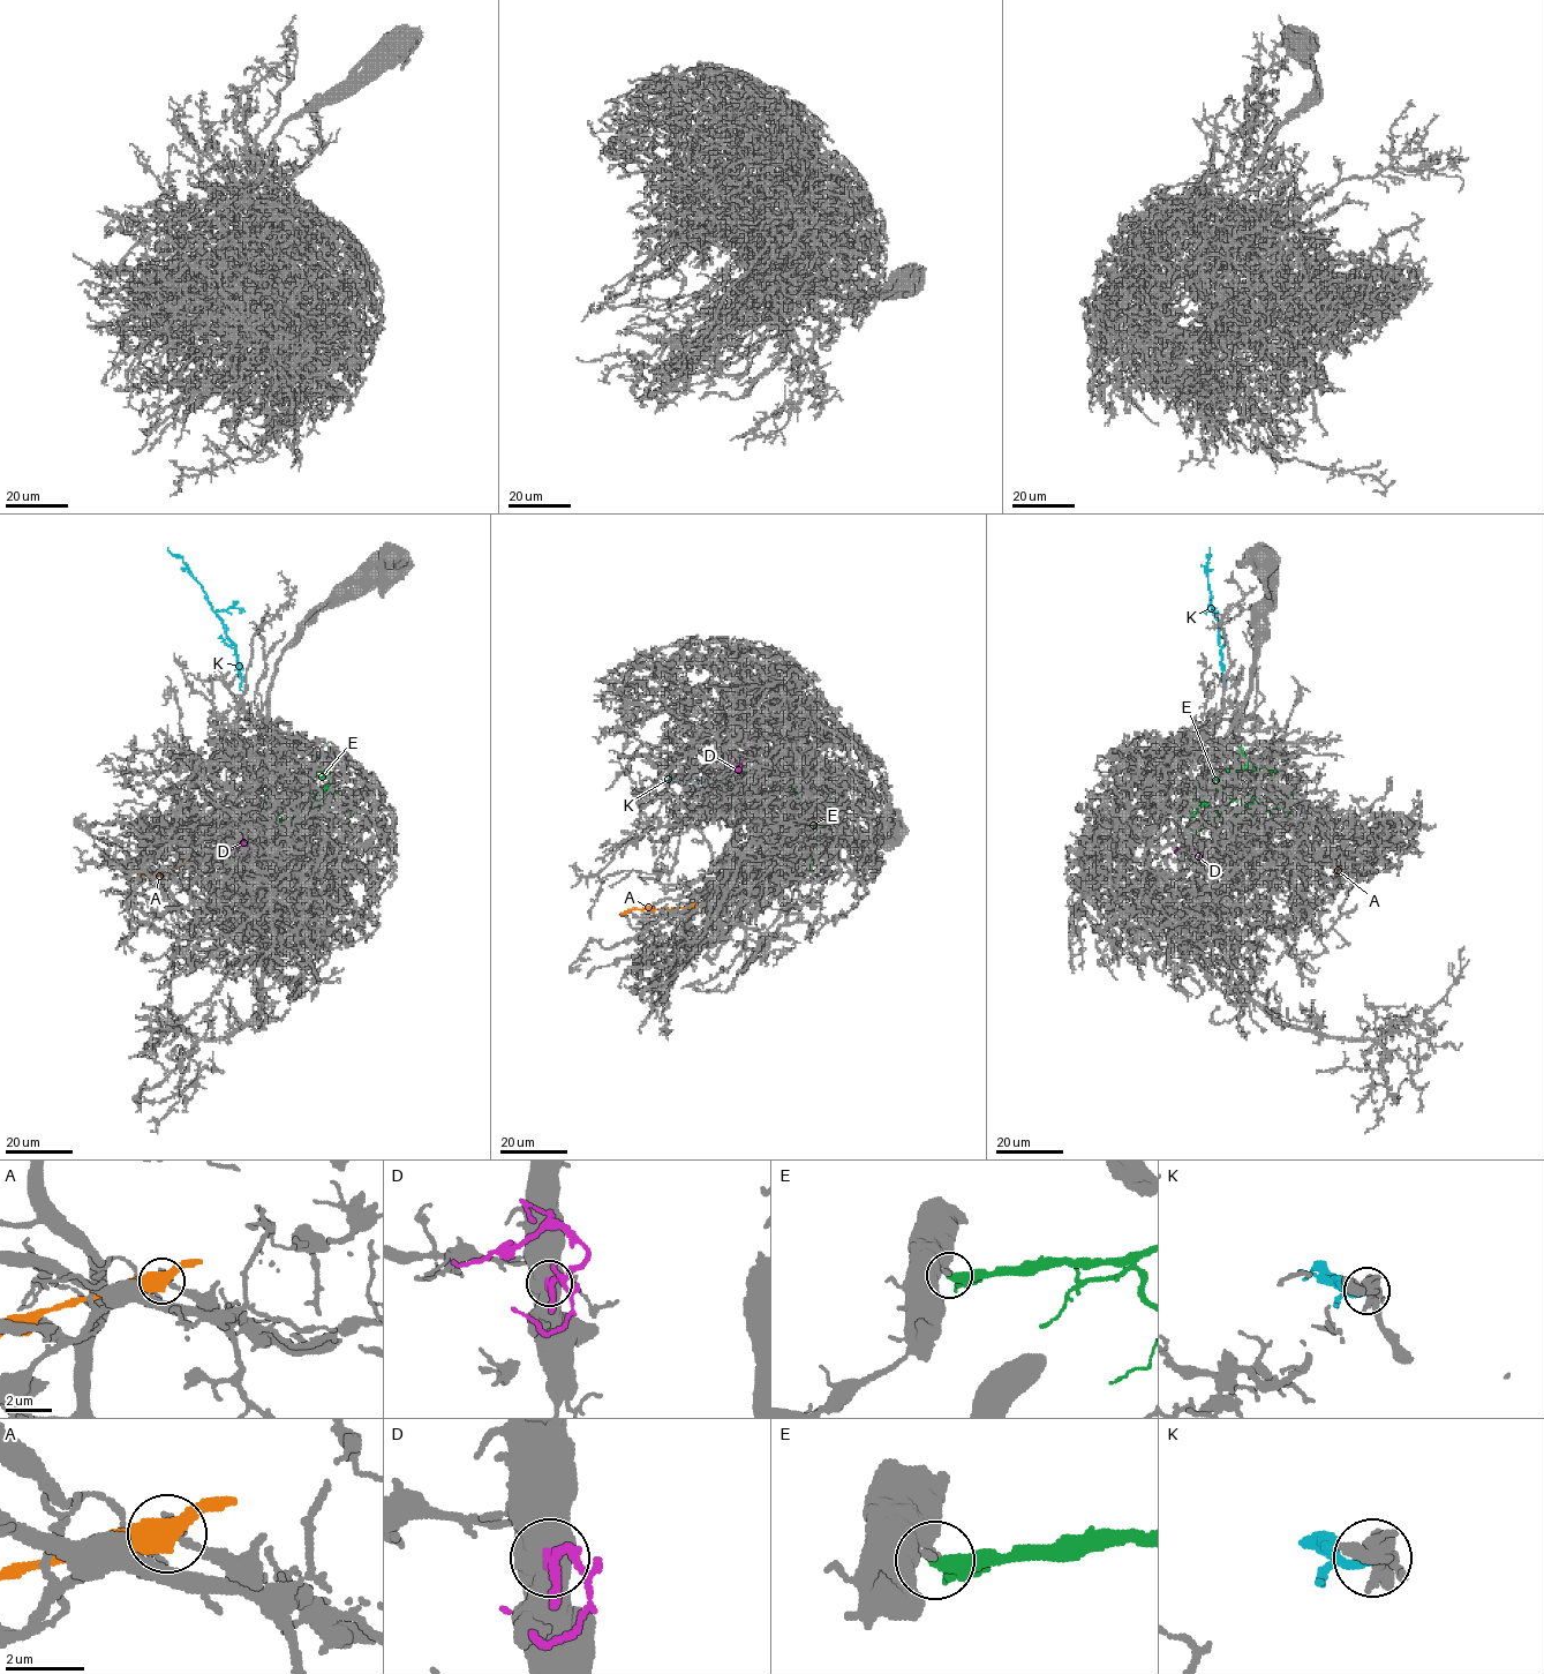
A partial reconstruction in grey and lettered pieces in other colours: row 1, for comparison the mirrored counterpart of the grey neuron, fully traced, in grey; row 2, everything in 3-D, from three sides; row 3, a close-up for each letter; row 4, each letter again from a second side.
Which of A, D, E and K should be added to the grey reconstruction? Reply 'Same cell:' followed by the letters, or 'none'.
Same cell: D, K

